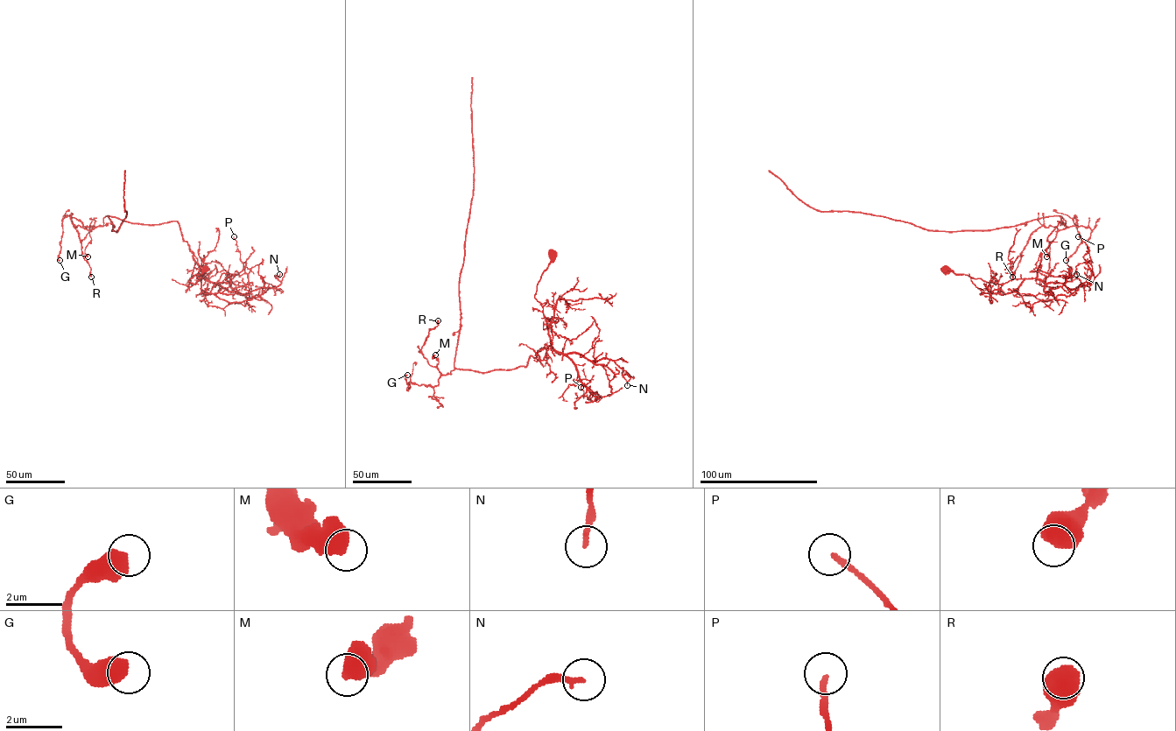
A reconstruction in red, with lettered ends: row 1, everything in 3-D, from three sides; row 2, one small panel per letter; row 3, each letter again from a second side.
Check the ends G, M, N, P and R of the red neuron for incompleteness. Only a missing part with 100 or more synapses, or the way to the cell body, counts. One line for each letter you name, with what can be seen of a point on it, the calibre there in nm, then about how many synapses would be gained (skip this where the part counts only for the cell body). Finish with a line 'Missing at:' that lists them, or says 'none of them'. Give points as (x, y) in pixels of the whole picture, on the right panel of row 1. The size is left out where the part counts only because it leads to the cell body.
Missing at: none of them

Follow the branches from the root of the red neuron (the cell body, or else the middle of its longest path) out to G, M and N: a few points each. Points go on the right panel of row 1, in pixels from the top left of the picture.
G: (945, 270), (995, 284), (1035, 277), (1059, 216), (1077, 227), (1075, 215), (1081, 242), (1066, 260)
M: (945, 270), (995, 284), (1035, 277), (1060, 216), (1066, 228), (1046, 256)
N: (945, 270), (995, 284), (1038, 278), (1052, 294), (1051, 287), (1062, 286), (1076, 274)

